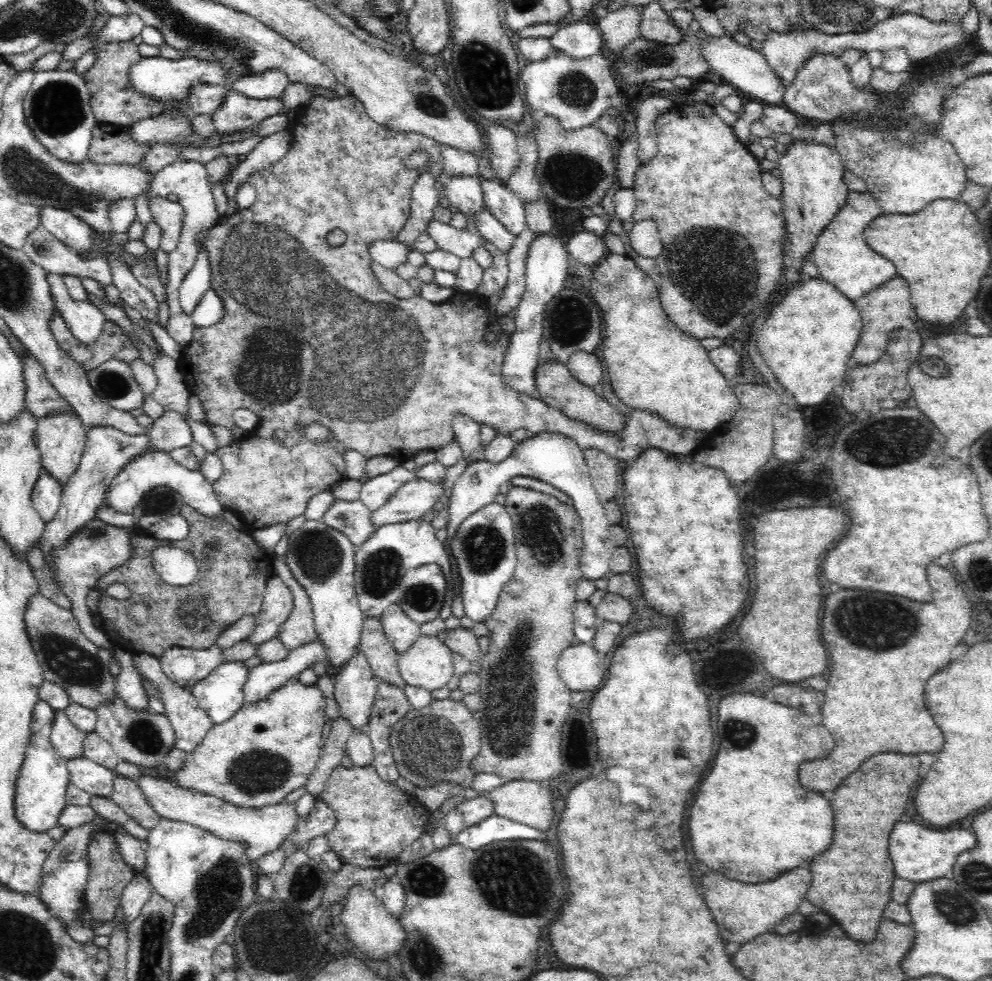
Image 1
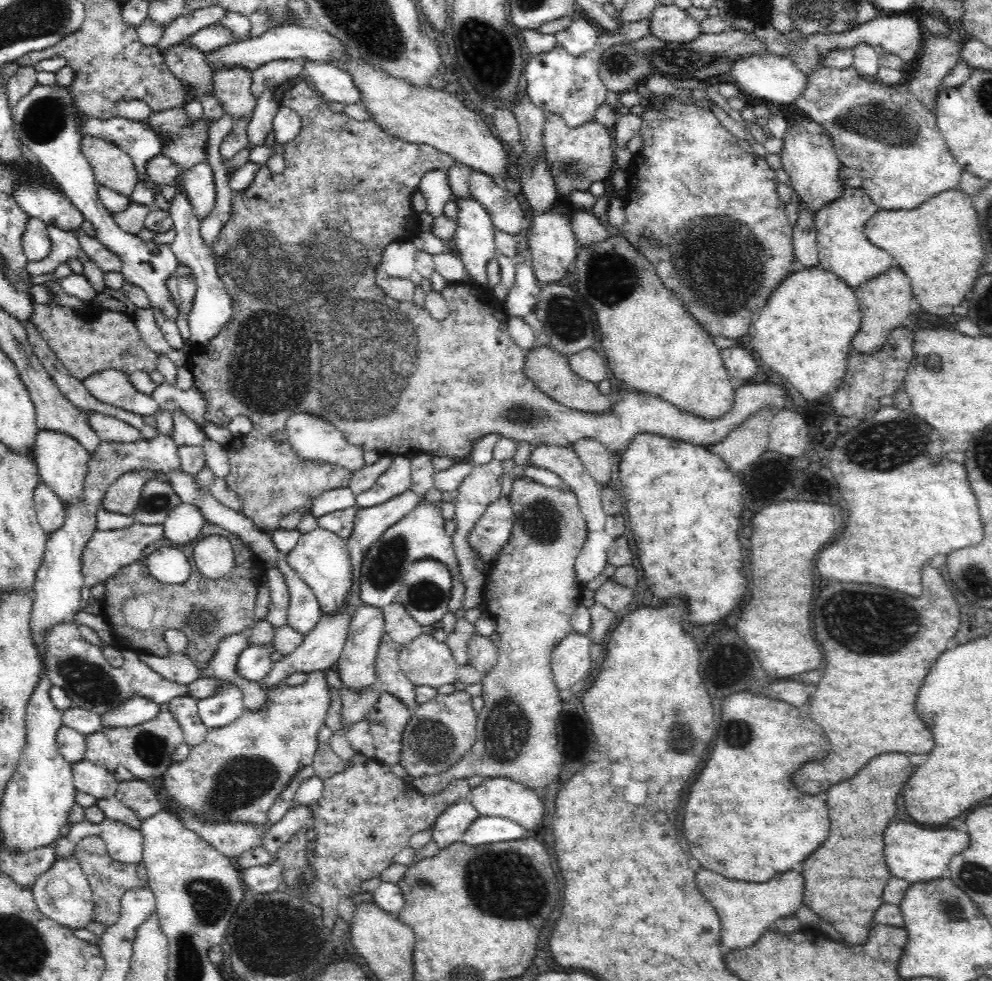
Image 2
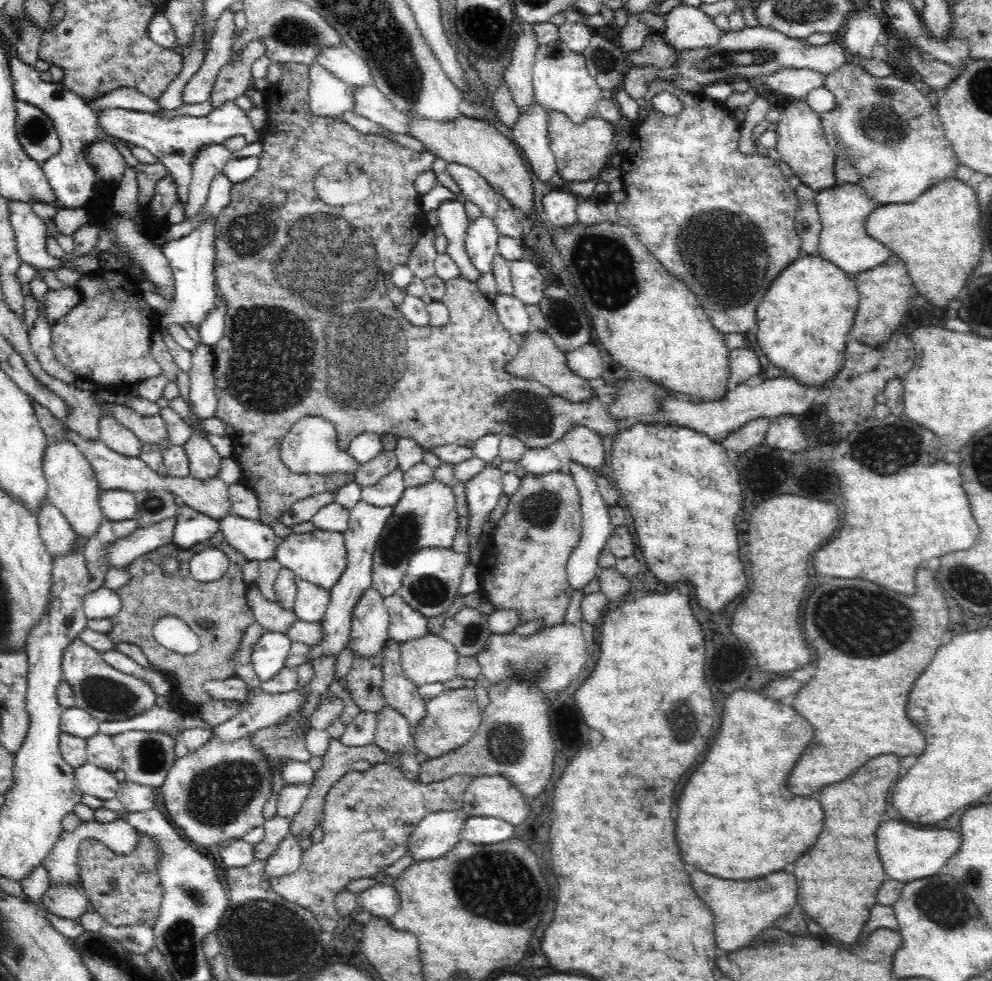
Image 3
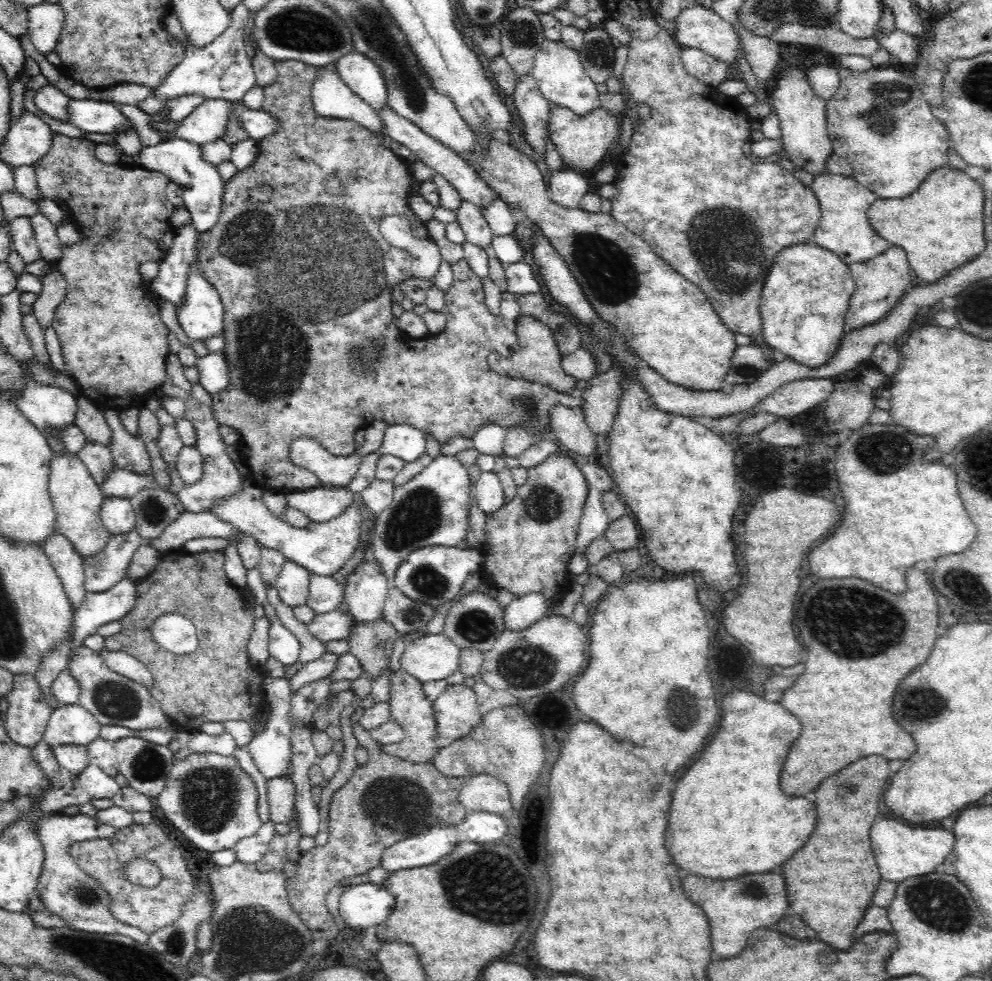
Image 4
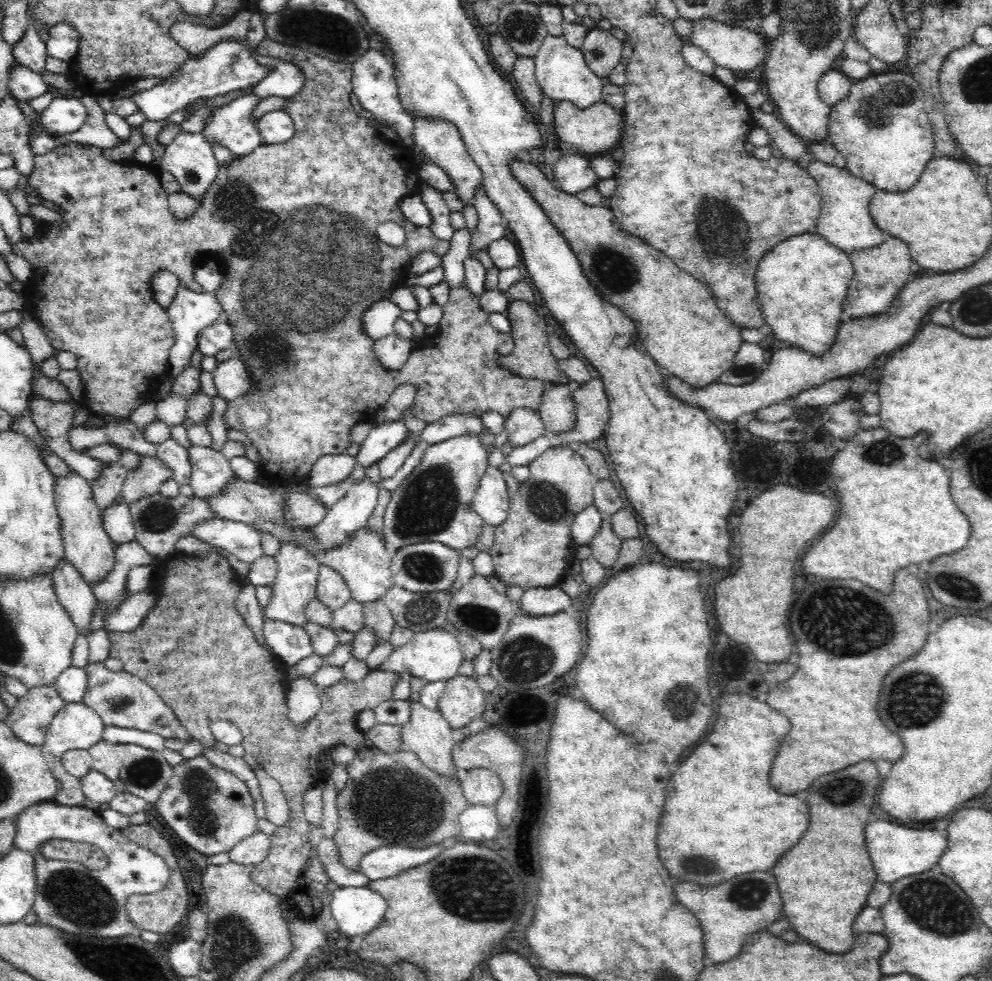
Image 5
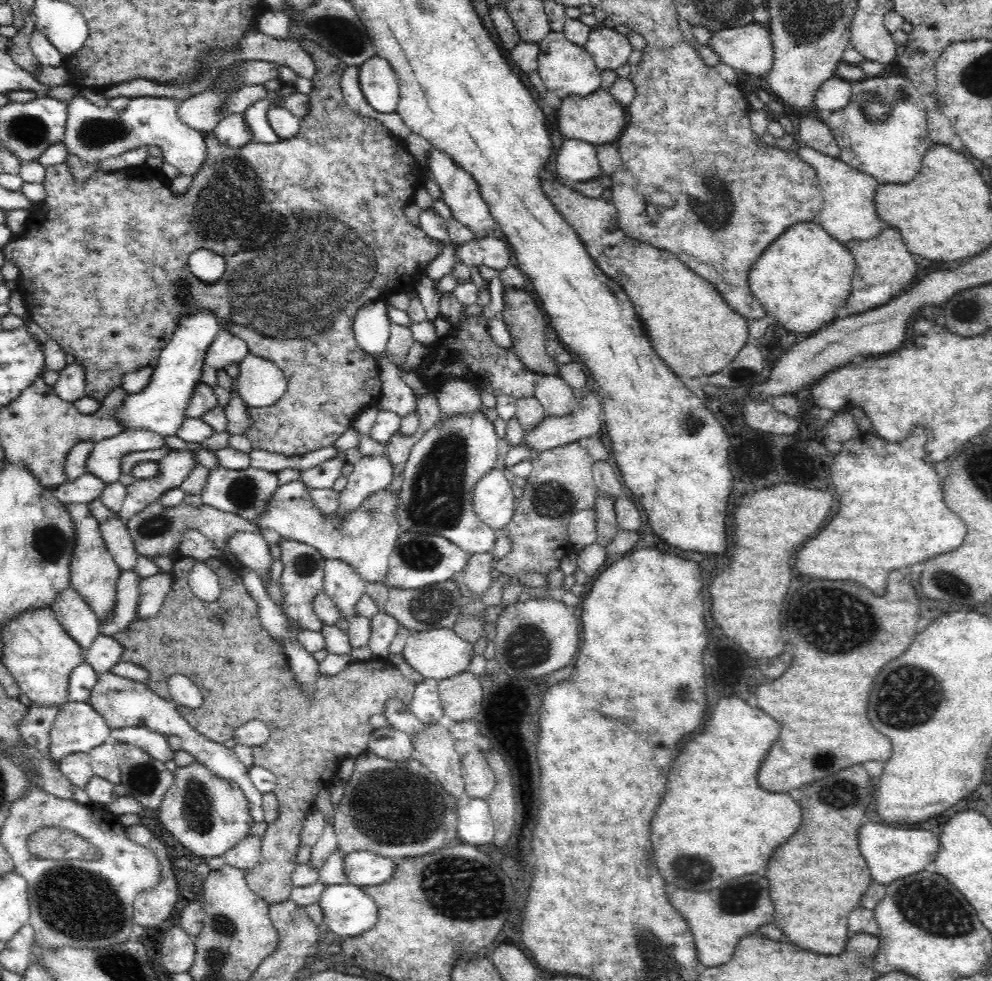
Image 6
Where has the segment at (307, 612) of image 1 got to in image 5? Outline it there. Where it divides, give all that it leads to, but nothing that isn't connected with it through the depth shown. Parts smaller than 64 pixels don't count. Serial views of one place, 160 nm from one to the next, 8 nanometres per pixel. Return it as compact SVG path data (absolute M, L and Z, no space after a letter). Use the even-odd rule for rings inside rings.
M321 565L317 576L316 596L326 607L335 611L351 599L351 592L339 572L328 565Z

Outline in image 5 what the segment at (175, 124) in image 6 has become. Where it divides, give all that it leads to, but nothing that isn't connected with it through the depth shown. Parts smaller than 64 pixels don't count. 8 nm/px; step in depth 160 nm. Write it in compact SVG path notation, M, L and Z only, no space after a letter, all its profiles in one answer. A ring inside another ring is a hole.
M224 40L208 48L200 58L190 58L171 76L171 79L156 85L154 88L128 96L136 103L138 112L141 112L146 121L158 121L168 124L167 118L177 110L188 107L196 99L212 98L218 94L228 94L232 90L244 90L258 84L273 71L258 57L244 51L239 40ZM179 132L171 144L165 147L165 156L157 170L165 168L181 184L181 189L200 202L206 188L214 181L217 160L213 154L213 146L205 139L202 133Z

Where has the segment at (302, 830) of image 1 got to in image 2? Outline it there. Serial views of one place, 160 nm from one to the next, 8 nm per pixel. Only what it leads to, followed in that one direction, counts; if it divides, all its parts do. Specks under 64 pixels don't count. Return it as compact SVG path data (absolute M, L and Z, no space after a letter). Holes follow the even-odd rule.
M304 806L292 807L286 811L286 814L273 824L268 834L266 834L262 847L273 857L277 857L278 850L283 848L286 842L289 842L298 829L306 824L313 823L311 809Z

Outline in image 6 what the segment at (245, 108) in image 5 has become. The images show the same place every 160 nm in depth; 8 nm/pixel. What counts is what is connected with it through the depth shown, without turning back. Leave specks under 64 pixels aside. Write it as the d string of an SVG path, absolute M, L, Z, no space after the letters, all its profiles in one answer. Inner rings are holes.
M295 85L283 86L280 92L268 92L267 97L263 101L255 102L243 112L247 127L251 132L254 142L276 144L280 141L279 136L270 126L269 120L267 119L268 104L270 104L272 98L276 98L277 96L284 96L286 98L295 93L298 93Z

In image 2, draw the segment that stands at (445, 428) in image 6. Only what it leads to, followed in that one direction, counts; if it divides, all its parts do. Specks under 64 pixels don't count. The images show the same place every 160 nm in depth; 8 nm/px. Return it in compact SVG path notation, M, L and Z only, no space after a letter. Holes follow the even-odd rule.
M421 497L421 502L412 508L408 515L398 520L384 532L365 554L361 566L359 589L361 602L383 609L395 601L401 589L401 582L408 568L416 560L432 558L444 563L451 572L453 585L450 599L450 612L456 612L463 606L465 584L460 574L460 565L453 547L453 538L444 529L445 519L439 503L429 503Z

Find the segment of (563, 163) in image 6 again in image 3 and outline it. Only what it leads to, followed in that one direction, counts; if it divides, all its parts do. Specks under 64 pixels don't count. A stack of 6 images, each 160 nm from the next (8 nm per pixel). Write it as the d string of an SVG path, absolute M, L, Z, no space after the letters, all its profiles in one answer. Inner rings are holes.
M566 185L552 189L542 198L543 217L549 227L567 228L578 220L576 207L579 197L572 193Z

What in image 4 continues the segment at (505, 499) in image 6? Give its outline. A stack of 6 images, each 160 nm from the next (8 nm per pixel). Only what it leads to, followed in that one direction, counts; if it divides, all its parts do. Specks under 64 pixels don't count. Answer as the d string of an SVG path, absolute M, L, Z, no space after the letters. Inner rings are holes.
M493 471L480 473L473 485L473 495L477 507L488 516L505 504L502 484Z

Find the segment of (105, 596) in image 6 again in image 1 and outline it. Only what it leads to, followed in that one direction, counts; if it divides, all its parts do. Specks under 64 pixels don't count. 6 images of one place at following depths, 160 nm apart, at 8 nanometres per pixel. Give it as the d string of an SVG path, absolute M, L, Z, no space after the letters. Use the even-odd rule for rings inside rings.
M75 412L54 414L54 416L45 416L42 420L37 420L35 445L40 453L42 468L46 469L52 477L56 477L60 485L68 484L73 472L76 472L79 467L86 439L87 428L84 427Z

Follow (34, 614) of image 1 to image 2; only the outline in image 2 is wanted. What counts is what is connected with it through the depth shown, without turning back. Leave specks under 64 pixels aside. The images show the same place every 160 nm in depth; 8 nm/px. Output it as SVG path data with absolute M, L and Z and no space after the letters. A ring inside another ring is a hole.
M60 624L54 626L46 634L47 659L45 660L46 676L53 685L59 686L70 697L74 707L85 708L102 716L128 700L132 695L140 695L157 705L169 702L172 698L189 696L206 698L221 691L224 680L215 676L198 677L192 684L181 685L166 679L160 673L154 672L147 664L142 663L136 653L125 651L125 663L120 668L114 668L103 655L103 649L92 644L79 634L77 626Z

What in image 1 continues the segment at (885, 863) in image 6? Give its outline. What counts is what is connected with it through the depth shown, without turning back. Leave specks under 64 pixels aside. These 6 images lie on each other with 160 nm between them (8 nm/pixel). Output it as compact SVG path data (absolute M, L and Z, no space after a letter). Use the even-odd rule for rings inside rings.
M898 822L890 836L890 856L896 868L896 874L910 882L923 883L951 874L954 863L962 852L968 852L976 846L976 838L968 830L930 830L922 828L916 822Z

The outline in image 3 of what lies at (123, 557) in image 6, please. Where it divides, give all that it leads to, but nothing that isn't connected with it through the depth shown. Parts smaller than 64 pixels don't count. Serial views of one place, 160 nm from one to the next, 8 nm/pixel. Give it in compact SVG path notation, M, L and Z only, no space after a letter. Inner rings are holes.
M125 490L101 492L99 505L101 506L103 517L114 522L134 519L138 508L133 494L125 492Z

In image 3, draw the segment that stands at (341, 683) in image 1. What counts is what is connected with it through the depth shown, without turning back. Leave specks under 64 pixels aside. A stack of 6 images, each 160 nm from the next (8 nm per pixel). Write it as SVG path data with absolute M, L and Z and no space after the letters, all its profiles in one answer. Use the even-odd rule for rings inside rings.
M372 586L362 592L352 608L350 648L357 656L372 656L380 652L389 639L389 614L384 596Z

